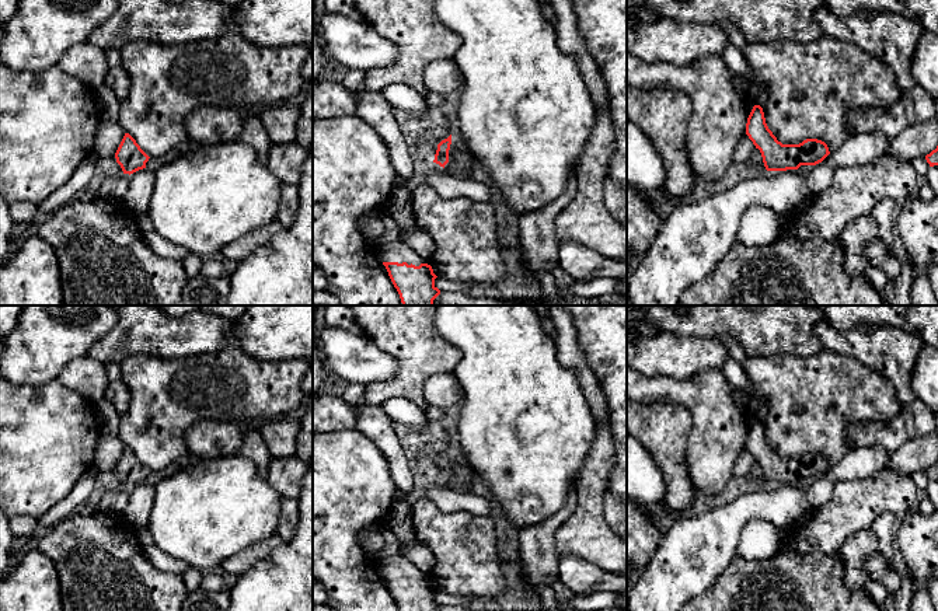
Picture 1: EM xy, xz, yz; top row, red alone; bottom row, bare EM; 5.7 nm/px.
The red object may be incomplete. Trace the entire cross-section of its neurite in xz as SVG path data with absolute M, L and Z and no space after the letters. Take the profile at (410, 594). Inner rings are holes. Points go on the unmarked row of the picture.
M404 555L379 561L379 569L400 611L437 611L432 577L423 575Z

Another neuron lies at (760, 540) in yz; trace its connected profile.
M753 517L742 530L736 555L746 561L773 558L781 545L780 528L764 517Z

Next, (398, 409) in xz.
M393 397L380 406L393 422L415 426L421 430L429 425L426 412L407 398Z

